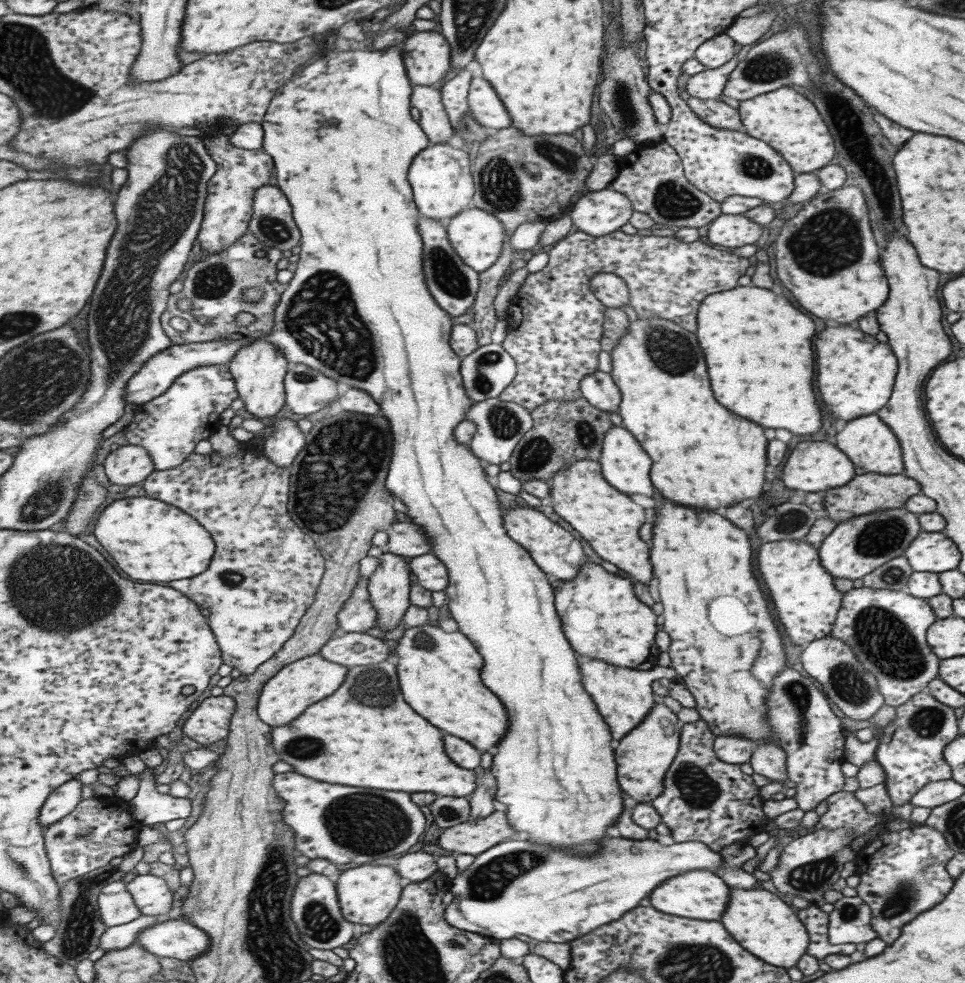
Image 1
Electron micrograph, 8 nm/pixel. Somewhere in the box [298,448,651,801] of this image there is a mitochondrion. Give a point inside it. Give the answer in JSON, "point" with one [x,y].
{"point":[375,683]}

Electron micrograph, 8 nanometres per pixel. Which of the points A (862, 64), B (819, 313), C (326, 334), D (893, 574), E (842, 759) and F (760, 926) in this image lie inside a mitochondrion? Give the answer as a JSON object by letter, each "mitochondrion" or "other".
{"A":"other","B":"other","C":"mitochondrion","D":"mitochondrion","E":"other","F":"other"}

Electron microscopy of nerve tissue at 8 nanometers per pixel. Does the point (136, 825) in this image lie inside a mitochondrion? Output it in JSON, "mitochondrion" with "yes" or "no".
{"mitochondrion":"no"}

